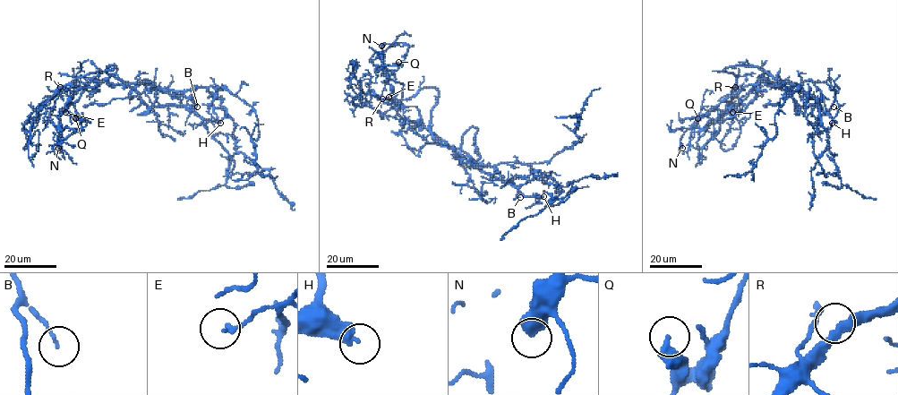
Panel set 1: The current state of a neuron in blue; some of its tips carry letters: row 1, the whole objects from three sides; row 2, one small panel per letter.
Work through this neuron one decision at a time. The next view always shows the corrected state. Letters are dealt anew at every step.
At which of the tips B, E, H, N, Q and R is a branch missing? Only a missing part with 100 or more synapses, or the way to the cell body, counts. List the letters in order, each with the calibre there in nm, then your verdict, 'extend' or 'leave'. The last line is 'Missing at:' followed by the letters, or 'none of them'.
B: 100 nm | leave
E: 160 nm | leave
H: 400 nm | extend
N: 500 nm | leave
Q: 280 nm | leave
R: 360 nm | leave
Missing at: H

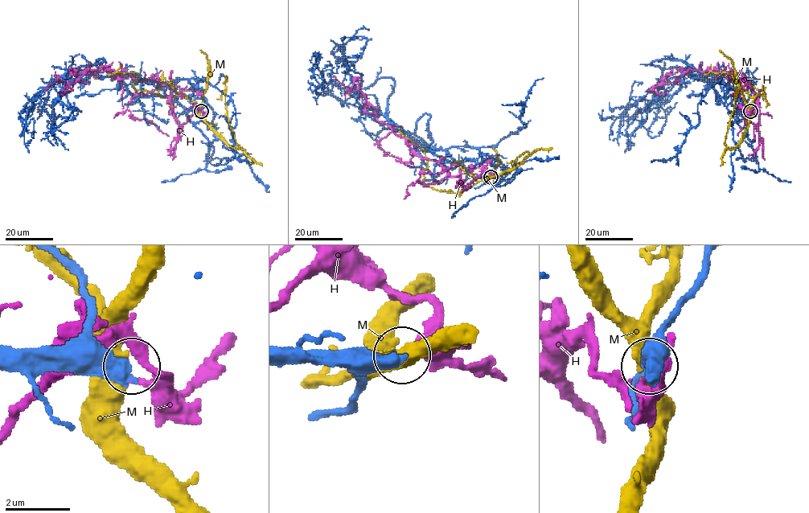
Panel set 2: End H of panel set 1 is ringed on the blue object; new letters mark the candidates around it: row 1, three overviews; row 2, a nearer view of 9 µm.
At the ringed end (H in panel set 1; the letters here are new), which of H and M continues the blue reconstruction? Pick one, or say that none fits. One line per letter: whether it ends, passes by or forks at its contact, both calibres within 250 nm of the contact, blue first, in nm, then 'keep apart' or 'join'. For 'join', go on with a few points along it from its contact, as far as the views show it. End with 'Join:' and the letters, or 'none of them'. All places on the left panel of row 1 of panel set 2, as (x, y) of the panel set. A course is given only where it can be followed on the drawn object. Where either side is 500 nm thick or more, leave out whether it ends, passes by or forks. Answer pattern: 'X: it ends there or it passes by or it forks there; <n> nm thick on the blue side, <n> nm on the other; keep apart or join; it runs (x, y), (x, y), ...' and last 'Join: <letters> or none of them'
H: 500 nm thick on the blue side, 180 nm on the other; keep apart
M: 750 nm thick on the blue side, 550 nm on the other; keep apart
Join: none of them

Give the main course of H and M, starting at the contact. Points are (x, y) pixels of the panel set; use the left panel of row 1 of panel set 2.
H: (200, 112), (179, 125), (168, 84), (114, 71), (87, 69), (75, 84), (57, 80), (43, 92)
M: (199, 111), (183, 94), (161, 96), (135, 89), (133, 80), (137, 77), (133, 72), (108, 75)

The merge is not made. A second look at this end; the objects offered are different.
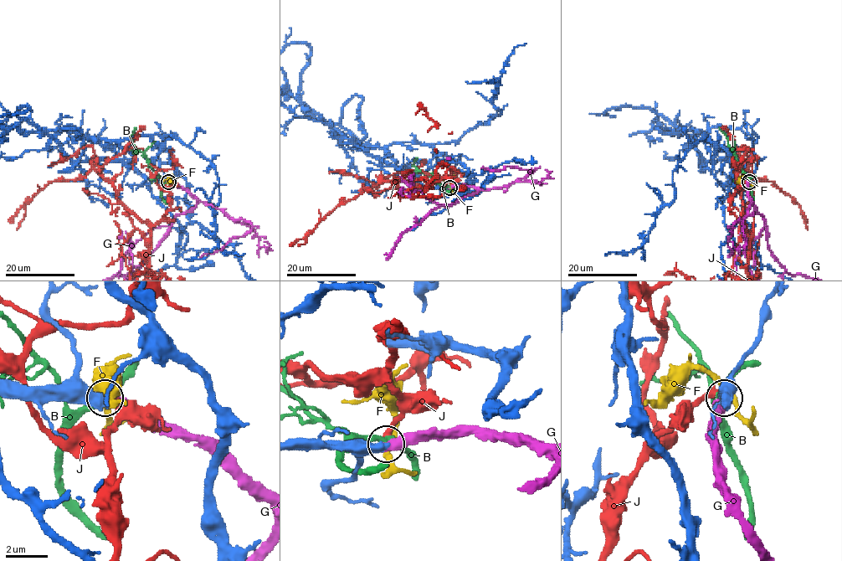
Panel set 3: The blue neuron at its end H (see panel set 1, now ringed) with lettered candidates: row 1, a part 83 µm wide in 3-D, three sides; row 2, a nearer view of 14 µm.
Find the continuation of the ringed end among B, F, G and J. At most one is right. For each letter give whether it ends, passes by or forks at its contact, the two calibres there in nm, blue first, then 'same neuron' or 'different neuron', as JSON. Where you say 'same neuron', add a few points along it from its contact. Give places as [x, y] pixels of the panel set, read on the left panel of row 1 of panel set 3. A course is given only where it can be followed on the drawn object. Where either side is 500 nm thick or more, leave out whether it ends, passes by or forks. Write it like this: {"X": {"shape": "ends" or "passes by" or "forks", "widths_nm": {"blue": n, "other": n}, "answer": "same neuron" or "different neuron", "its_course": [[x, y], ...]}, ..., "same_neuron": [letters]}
{"B": {"widths_nm": {"blue": 550, "other": 320}, "answer": "different neuron"}, "F": {"widths_nm": {"blue": 550, "other": 240}, "answer": "different neuron"}, "G": {"widths_nm": {"blue": 600, "other": 440}, "answer": "same neuron"}, "J": {"widths_nm": {"blue": 600, "other": 240}, "answer": "different neuron"}, "same_neuron": ["G"]}

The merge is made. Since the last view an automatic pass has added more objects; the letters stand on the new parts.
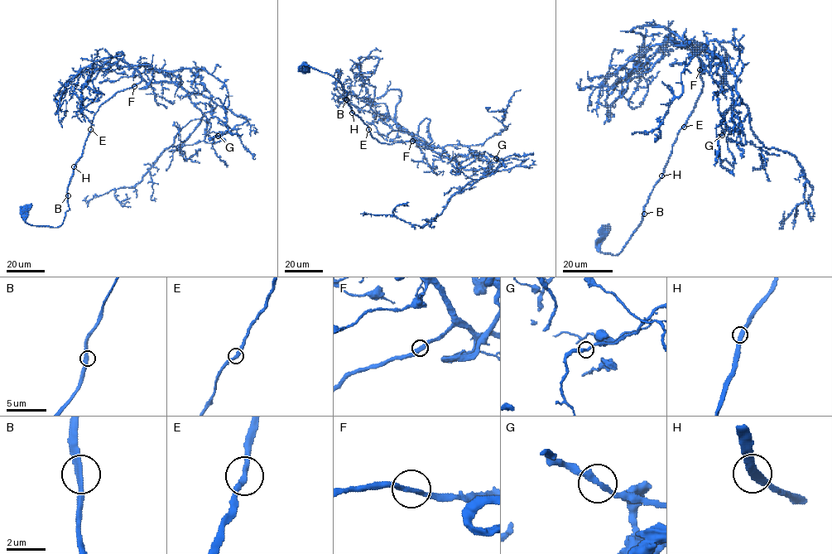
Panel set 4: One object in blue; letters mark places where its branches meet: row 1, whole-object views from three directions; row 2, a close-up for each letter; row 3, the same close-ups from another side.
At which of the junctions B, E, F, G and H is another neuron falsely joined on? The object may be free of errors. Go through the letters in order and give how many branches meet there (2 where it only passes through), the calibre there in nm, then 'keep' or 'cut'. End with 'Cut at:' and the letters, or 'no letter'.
B: 2 | 300 nm | keep
E: 2 | 280 nm | keep
F: 2 | 300 nm | keep
G: 2 | 300 nm | keep
H: 2 | 300 nm | keep
Cut at: no letter

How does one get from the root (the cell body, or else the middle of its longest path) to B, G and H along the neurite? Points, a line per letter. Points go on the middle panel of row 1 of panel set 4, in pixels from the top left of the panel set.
B: (303, 68), (305, 66), (302, 65), (308, 65), (337, 79), (347, 91), (346, 99)
G: (303, 68), (337, 79), (352, 111), (379, 142), (422, 142), (466, 170), (501, 171), (524, 161), (496, 158)
H: (303, 68), (305, 66), (302, 65), (308, 65), (337, 79), (347, 91), (345, 100), (352, 113)

